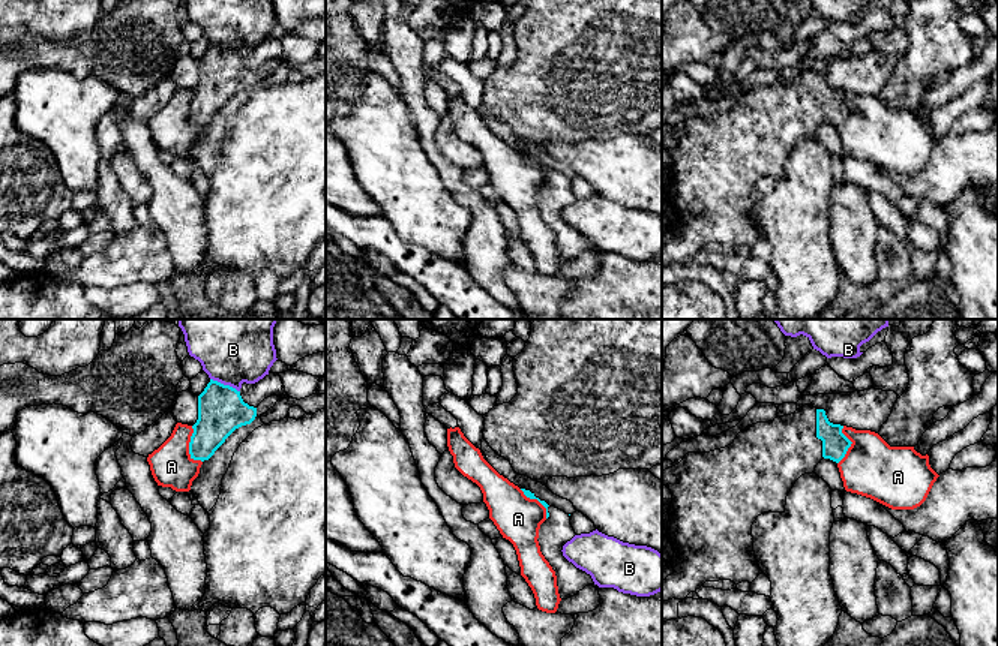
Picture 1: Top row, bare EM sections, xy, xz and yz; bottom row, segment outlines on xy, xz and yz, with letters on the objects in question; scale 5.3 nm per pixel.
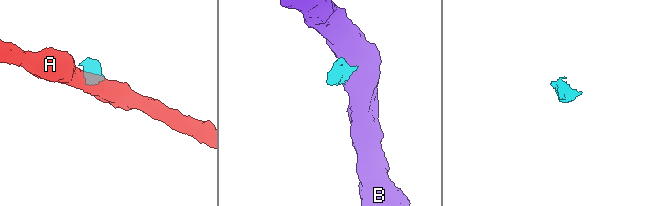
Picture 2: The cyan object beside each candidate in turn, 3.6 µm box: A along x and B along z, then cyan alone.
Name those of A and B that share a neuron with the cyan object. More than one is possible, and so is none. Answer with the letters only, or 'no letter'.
no letter

